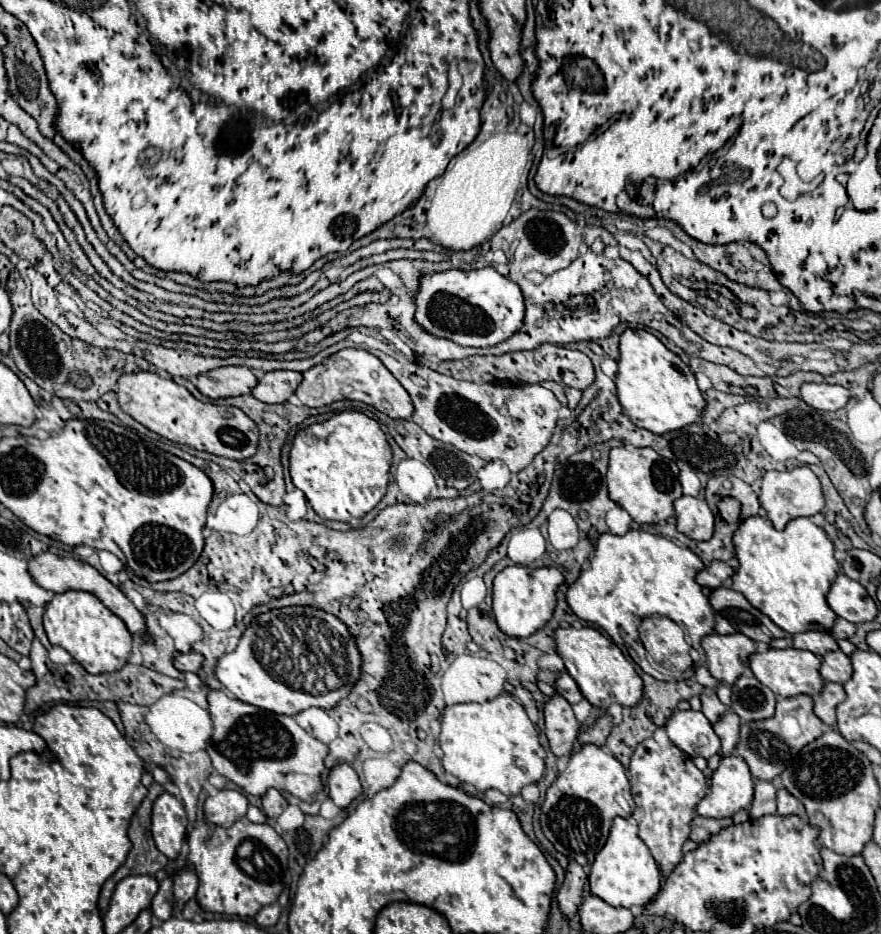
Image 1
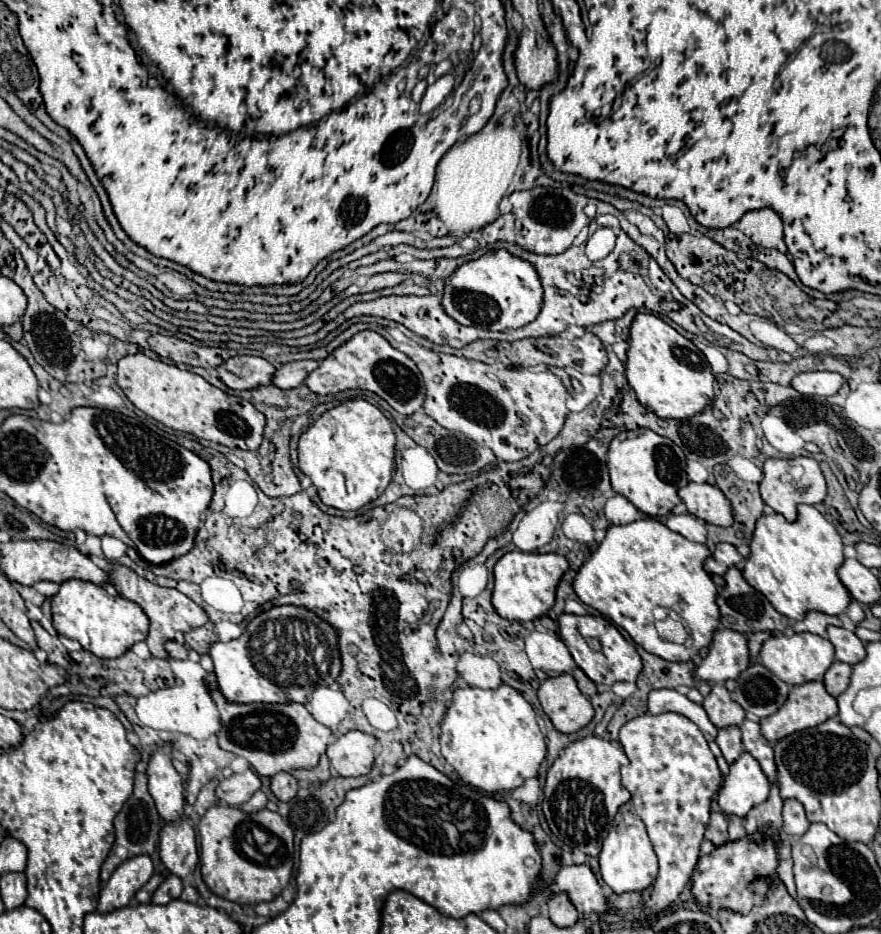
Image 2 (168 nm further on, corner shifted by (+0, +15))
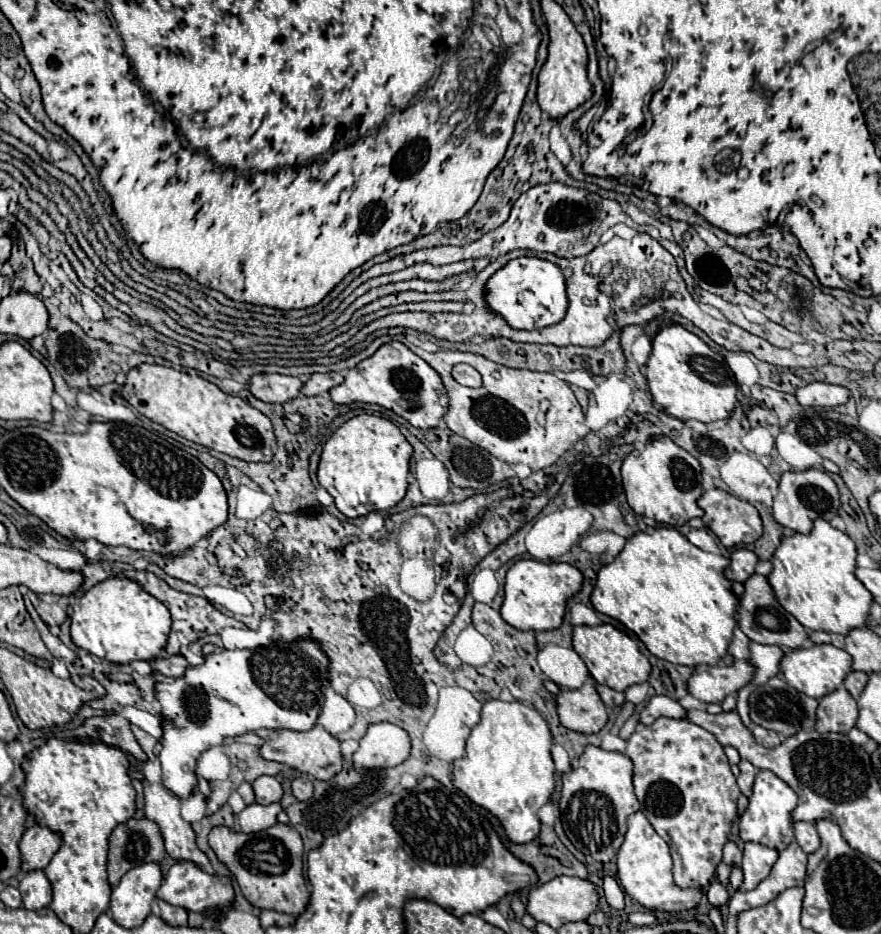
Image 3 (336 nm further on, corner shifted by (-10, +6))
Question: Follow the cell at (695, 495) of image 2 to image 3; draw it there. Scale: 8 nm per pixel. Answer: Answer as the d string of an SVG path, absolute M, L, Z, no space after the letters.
M713 488L703 492L697 500L703 508L703 524L721 540L723 546L731 548L735 544L755 542L763 534L761 518L755 506L731 496L725 490Z

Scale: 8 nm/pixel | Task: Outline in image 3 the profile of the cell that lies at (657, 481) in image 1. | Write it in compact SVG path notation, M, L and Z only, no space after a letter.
M657 438L641 448L635 448L623 460L621 476L629 506L641 516L655 518L657 522L669 526L683 526L691 518L703 516L703 510L697 506L697 498L703 494L701 466L697 458L669 438Z

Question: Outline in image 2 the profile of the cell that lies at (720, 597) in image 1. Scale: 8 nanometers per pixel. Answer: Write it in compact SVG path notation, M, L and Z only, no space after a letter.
M731 567L731 569L725 573L725 581L727 581L727 585L725 585L725 589L717 595L717 605L719 605L719 609L721 609L721 623L723 623L727 629L739 631L739 633L745 633L745 635L751 635L751 633L755 633L755 631L779 633L779 631L783 631L783 629L787 627L787 617L781 615L781 613L777 613L777 611L773 609L773 605L771 605L757 589L753 589L753 587L745 581L741 569Z

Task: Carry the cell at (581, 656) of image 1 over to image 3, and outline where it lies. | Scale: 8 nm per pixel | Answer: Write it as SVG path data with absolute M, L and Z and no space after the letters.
M599 624L599 626L575 626L573 628L573 648L575 652L583 658L587 664L591 676L599 682L605 684L617 692L623 692L625 688L633 684L643 684L647 682L651 674L651 664L649 660L641 654L639 646L635 640L631 640L627 634L619 632L611 624Z

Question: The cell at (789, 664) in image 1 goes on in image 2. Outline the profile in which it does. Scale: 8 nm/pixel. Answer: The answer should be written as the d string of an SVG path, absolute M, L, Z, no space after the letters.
M795 633L791 637L771 635L763 643L759 655L761 655L761 663L779 679L783 679L787 685L803 685L809 681L821 681L825 671L835 661L835 651L831 641L813 633Z

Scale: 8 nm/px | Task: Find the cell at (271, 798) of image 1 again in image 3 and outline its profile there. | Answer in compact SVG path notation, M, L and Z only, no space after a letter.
M299 776L299 778L293 780L291 790L293 790L293 796L295 796L297 800L307 800L307 798L311 798L311 794L313 794L313 782L311 782L311 778L307 778L307 776Z

